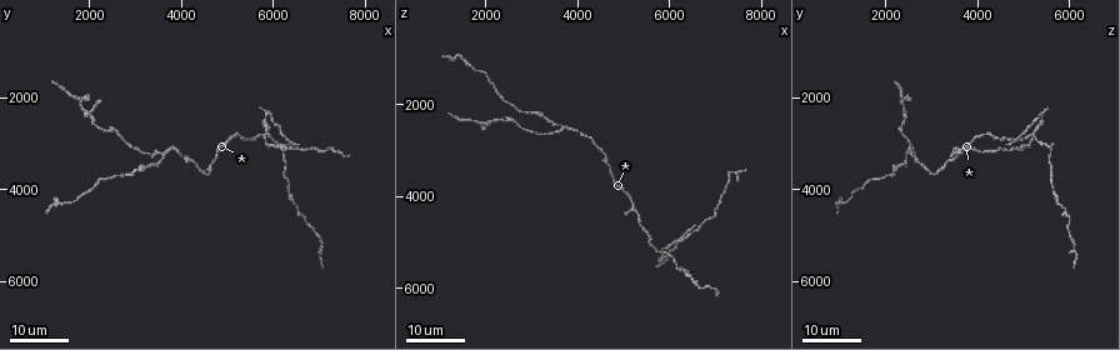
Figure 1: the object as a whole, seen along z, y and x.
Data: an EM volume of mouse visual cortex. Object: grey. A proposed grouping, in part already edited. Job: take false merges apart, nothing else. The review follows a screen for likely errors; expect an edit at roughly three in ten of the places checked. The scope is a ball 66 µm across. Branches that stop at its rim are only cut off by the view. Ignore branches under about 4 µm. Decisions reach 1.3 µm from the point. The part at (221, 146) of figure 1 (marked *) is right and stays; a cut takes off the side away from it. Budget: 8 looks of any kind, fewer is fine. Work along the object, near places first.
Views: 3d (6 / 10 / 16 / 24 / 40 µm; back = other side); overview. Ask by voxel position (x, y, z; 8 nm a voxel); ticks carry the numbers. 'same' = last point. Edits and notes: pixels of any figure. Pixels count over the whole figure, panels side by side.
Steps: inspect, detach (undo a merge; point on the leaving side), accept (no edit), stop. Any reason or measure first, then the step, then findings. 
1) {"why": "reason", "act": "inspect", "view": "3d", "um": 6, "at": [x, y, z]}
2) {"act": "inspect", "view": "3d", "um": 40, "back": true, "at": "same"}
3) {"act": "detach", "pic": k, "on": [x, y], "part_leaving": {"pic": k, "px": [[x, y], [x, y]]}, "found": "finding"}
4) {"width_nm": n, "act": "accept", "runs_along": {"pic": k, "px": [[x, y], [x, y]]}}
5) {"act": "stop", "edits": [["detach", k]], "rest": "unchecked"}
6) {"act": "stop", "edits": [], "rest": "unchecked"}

{"why": "three-way junction", "act": "inspect", "view": "3d", "um": 16, "at": [3650, 3200, 2500]}

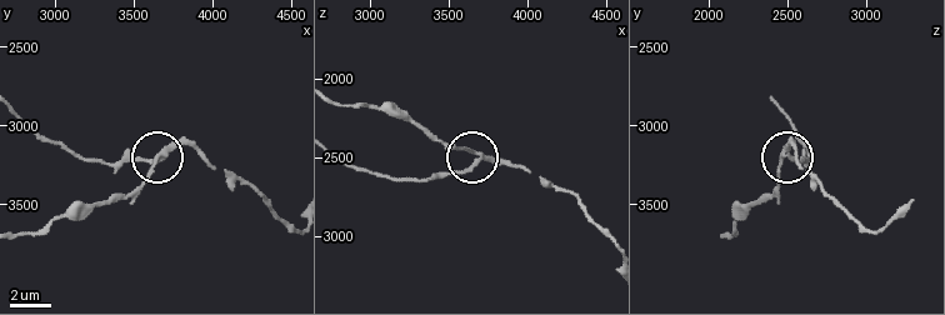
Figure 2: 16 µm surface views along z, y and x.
{"act": "inspect", "view": "3d", "um": 6, "at": [3680, 3200, 2520]}

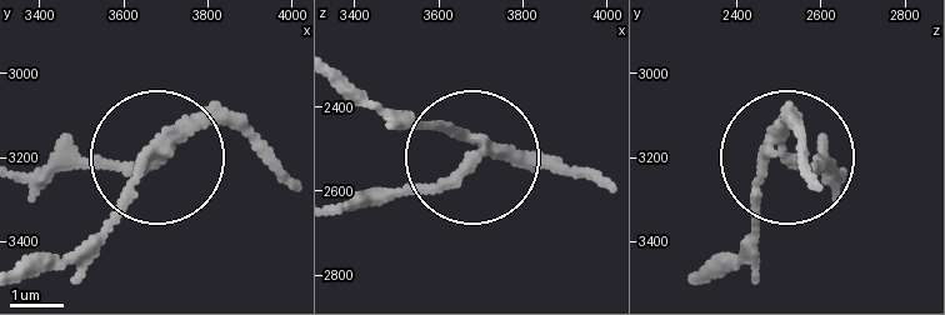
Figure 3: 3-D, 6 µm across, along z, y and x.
{"side_arm_um": 28, "act": "detach", "pic": 3, "on": [138, 181], "part_leaving": {"pic": 3, "px": [[184, 129], [80, 245], [26, 263]]}, "found": "two cells meet here"}

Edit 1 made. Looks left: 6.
{"act": "inspect", "view": "overview"}

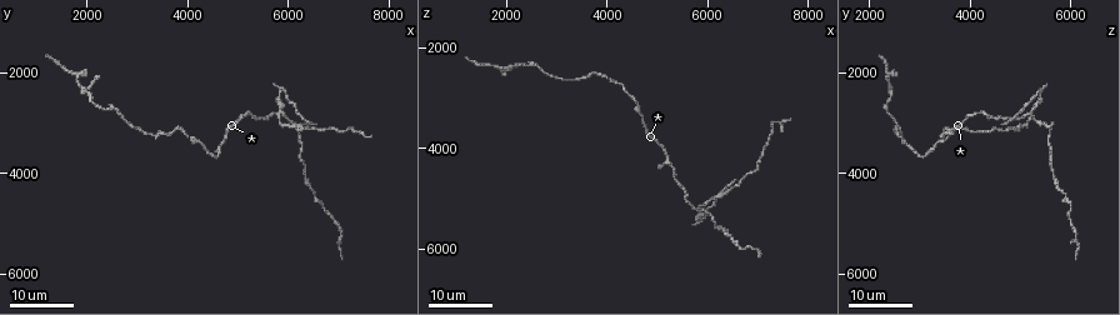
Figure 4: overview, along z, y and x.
{"why": "two arms in line, one across", "act": "inspect", "view": "3d", "um": 16, "at": [1750, 1950, 2350]}

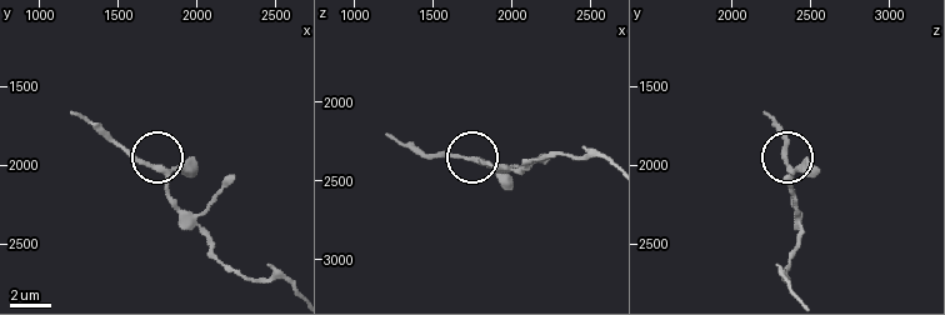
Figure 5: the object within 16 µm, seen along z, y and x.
{"why": "closer look", "act": "inspect", "view": "3d", "um": 6, "at": [1720, 2000, 2340]}

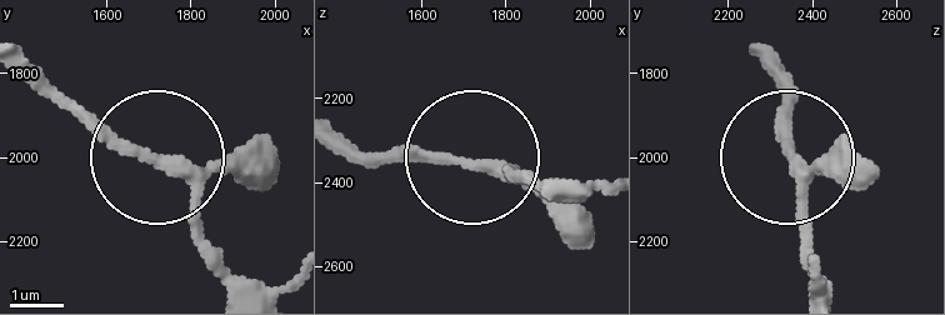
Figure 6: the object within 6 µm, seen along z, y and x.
{"act": "accept", "runs_along": {"pic": 6, "px": [[820, 293], [794, 166], [794, 81]]}, "found": "all the same cell"}

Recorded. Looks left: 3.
{"why": "thin neck", "act": "inspect", "view": "3d", "um": 16, "at": [5400, 2850, 4600]}

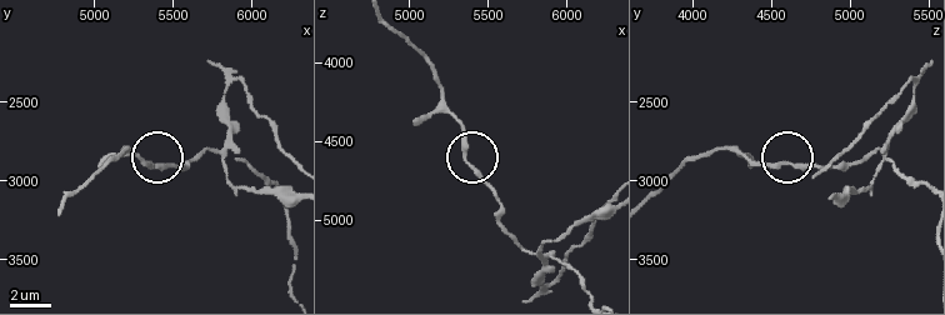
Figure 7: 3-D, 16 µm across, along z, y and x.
{"act": "inspect", "view": "3d", "um": 10, "at": [5380, 2900, 4620]}

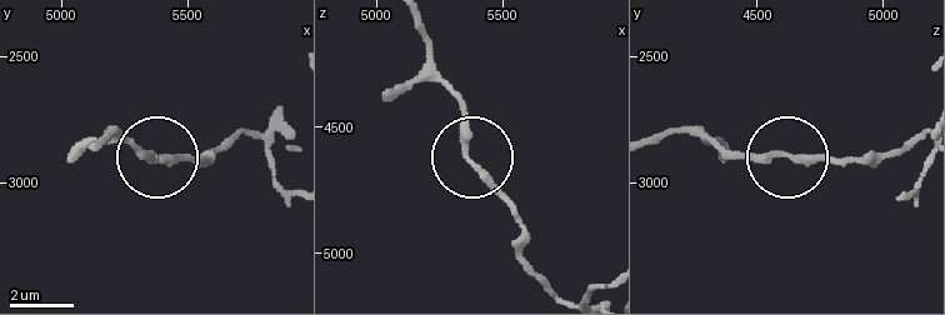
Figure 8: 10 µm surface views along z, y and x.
{"act": "accept", "runs_along": {"pic": 8, "px": [[651, 140], [700, 133], [740, 156], [859, 156]]}, "found": "continuous, no second cell"}

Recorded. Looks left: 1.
{"act": "stop", "edits": [["detach", 3]], "rest": "unchecked"}

